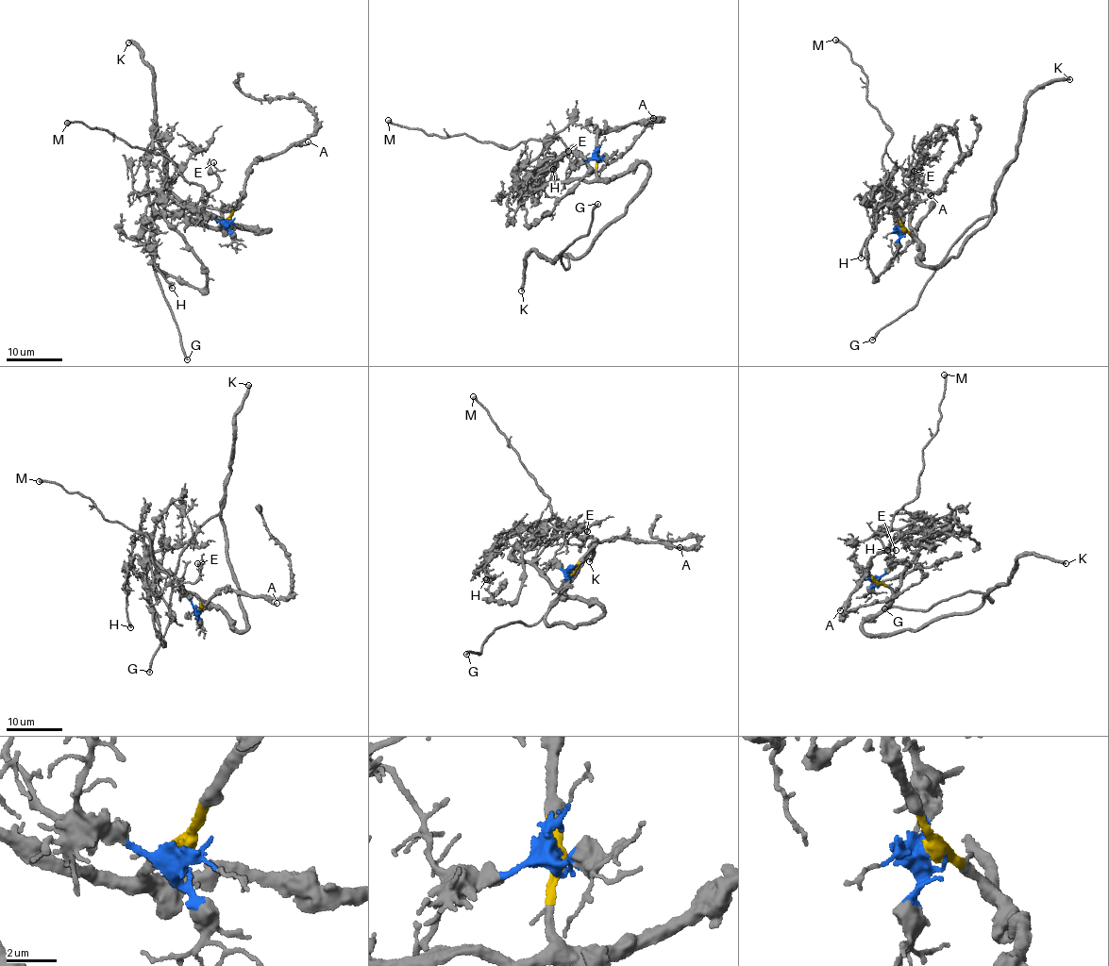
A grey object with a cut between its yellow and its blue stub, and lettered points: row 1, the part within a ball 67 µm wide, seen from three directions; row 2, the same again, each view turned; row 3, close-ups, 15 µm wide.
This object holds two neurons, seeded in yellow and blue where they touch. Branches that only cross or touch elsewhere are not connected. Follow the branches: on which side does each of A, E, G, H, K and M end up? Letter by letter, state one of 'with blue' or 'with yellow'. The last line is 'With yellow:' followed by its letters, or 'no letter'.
A: with yellow
E: with blue
G: with yellow
H: with blue
K: with yellow
M: with blue
With yellow: A, G, K

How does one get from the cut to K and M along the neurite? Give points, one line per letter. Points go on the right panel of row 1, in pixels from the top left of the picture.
K: (900, 229), (926, 266), (960, 254), (984, 228), (1024, 104), (1069, 79)
M: (900, 230), (897, 196), (883, 184), (887, 175), (882, 158), (892, 134), (867, 100), (864, 71), (835, 40)

